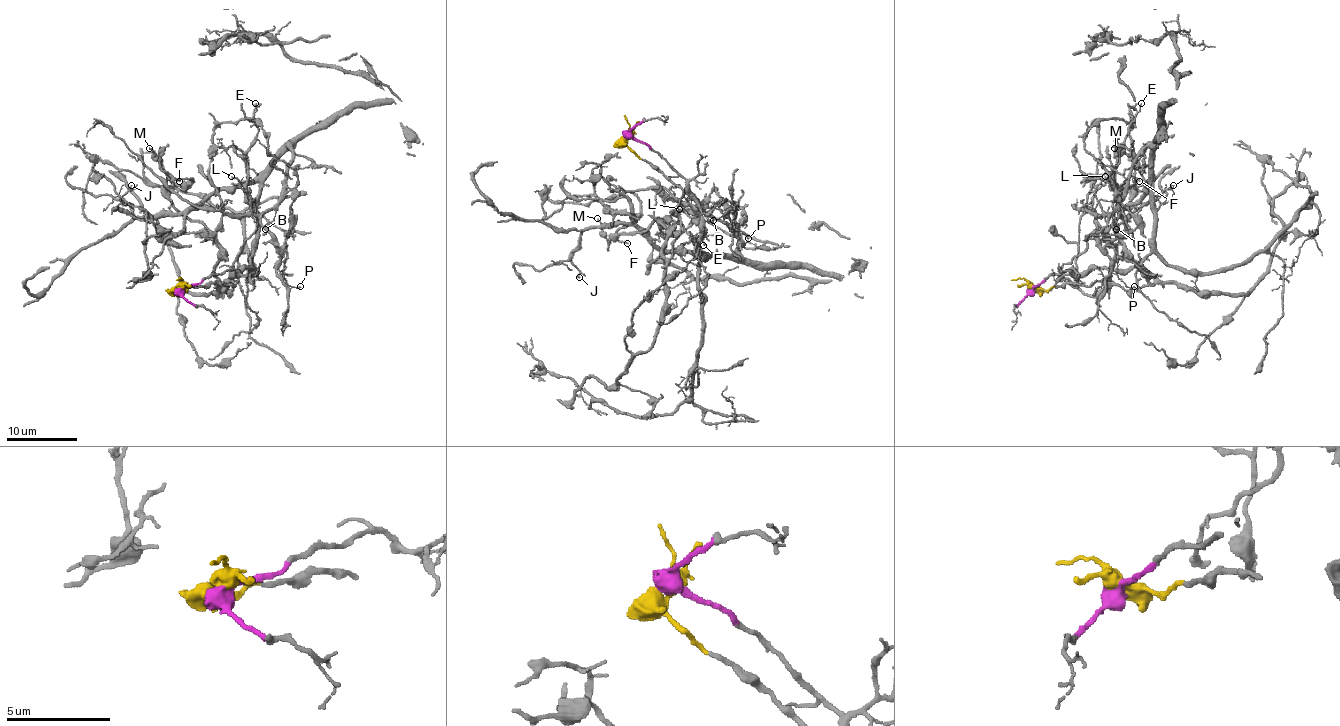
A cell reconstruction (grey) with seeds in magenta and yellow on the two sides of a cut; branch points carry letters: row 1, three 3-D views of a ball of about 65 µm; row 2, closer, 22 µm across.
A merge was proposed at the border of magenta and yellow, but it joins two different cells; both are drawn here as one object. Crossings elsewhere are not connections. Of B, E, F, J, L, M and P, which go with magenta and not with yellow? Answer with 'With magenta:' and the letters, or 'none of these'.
With magenta: B, E, J, P

